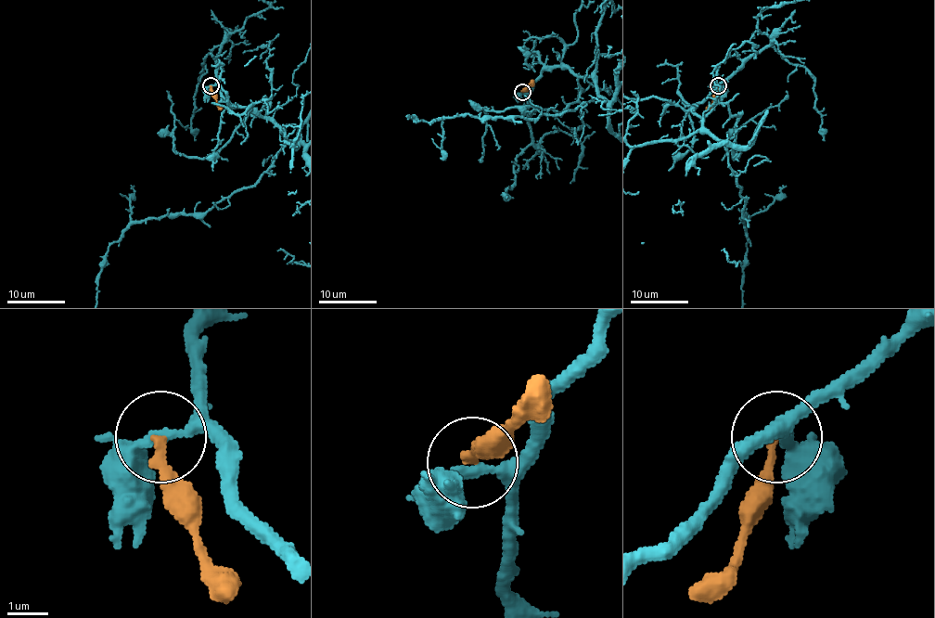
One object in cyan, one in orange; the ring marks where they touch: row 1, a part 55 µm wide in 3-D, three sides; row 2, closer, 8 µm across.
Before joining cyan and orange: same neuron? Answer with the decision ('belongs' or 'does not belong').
does not belong

